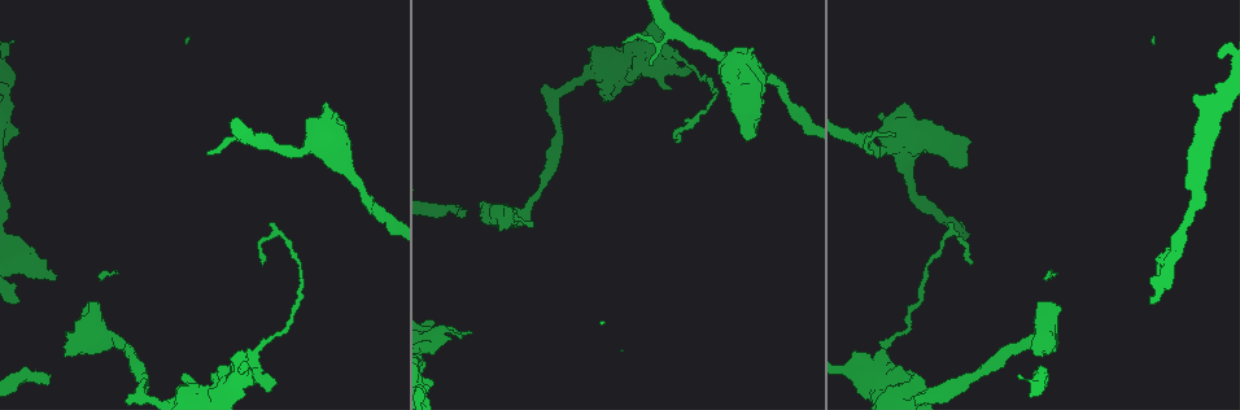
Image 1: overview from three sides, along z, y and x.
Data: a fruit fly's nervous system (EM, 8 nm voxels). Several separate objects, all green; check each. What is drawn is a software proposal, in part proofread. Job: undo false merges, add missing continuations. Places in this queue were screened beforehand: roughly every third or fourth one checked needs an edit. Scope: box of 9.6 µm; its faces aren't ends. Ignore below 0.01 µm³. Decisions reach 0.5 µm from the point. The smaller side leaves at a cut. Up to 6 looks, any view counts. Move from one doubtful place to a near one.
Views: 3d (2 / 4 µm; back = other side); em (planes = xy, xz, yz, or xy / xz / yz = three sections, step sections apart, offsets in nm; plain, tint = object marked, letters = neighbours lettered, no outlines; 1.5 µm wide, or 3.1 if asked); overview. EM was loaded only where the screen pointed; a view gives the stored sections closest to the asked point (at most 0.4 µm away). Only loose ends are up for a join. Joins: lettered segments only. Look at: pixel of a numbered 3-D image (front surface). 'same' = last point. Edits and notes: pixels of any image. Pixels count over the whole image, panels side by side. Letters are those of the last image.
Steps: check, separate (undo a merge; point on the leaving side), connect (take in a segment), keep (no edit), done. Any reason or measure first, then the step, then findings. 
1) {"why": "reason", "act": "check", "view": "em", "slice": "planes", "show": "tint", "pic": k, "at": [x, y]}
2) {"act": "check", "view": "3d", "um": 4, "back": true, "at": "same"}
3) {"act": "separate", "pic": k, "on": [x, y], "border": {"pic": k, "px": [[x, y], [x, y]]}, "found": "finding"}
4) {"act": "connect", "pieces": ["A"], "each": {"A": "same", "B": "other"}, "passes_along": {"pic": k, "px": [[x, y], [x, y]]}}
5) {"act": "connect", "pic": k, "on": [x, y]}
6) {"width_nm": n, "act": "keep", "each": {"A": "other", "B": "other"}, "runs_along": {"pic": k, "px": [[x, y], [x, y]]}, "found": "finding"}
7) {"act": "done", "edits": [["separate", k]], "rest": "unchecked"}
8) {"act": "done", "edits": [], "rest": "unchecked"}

{"why": "calibre changes", "act": "check", "view": "3d", "um": 4, "pic": 1, "at": [304, 151]}

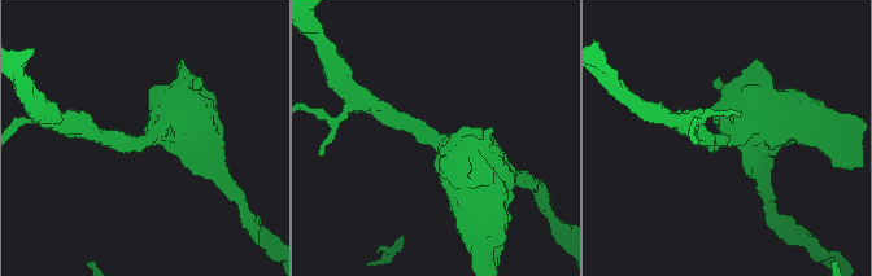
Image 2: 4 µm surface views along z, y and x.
{"arm_widths_nm": [220, 850], "act": "check", "view": "em", "slice": "planes", "show": "tint", "pic": 2, "at": [141, 140]}

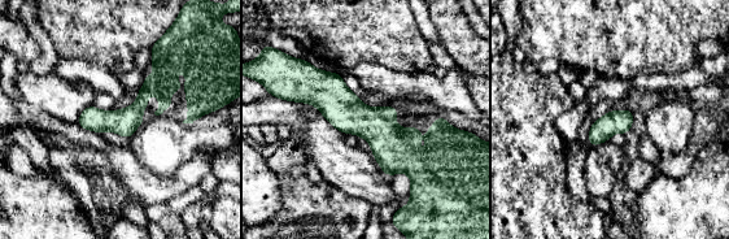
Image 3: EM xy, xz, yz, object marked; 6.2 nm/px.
{"act": "check", "view": "em", "slice": "planes", "show": "letters", "at": "same"}

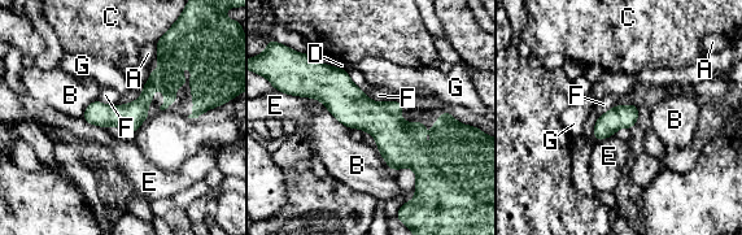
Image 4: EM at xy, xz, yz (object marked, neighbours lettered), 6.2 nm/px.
{"act": "keep", "each": {"A": "other", "B": "other", "C": "other", "D": "other", "E": "other", "F": "other", "G": "other"}, "found": "all the same neuron"}

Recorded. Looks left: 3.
{"why": "sudden change in width", "act": "check", "view": "3d", "um": 4, "pic": 1, "at": [243, 371]}

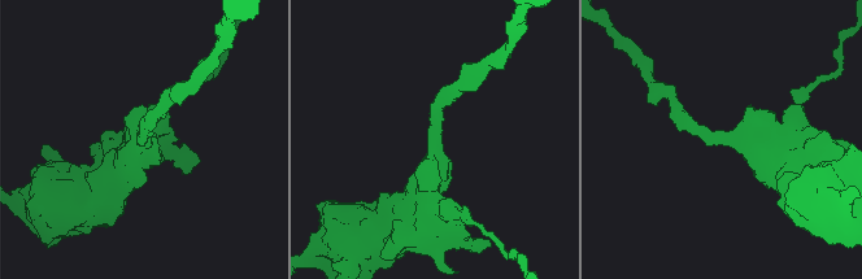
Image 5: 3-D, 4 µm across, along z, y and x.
{"why": "now the EM", "act": "check", "view": "em", "slice": "planes", "show": "tint", "pic": 5, "at": [143, 136]}

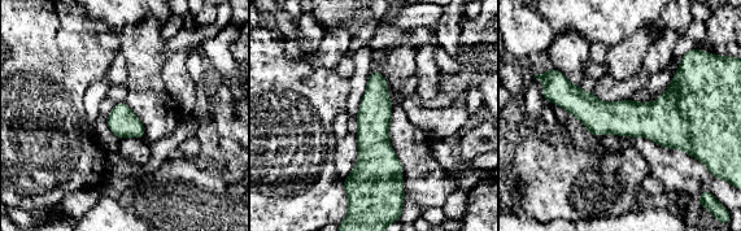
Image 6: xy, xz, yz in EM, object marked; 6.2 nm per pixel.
{"act": "check", "view": "em", "slice": "planes", "show": "letters", "at": "same"}

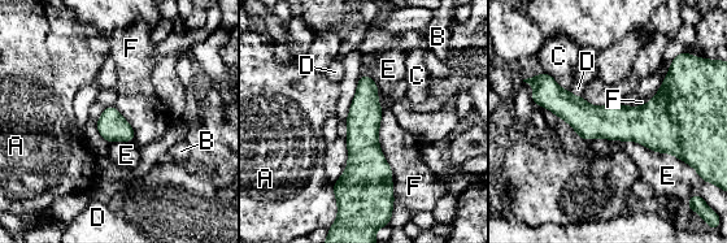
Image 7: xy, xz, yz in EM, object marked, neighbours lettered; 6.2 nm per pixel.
{"act": "keep", "each": {"A": "other", "B": "other", "C": "other", "D": "other", "E": "other", "F": "other"}, "runs_along": {"pic": 7, "px": [[539, 96], [588, 121], [691, 113]]}, "found": "continuous, no second neuron"}

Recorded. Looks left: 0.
{"act": "done", "edits": [], "rest": "unchecked"}

